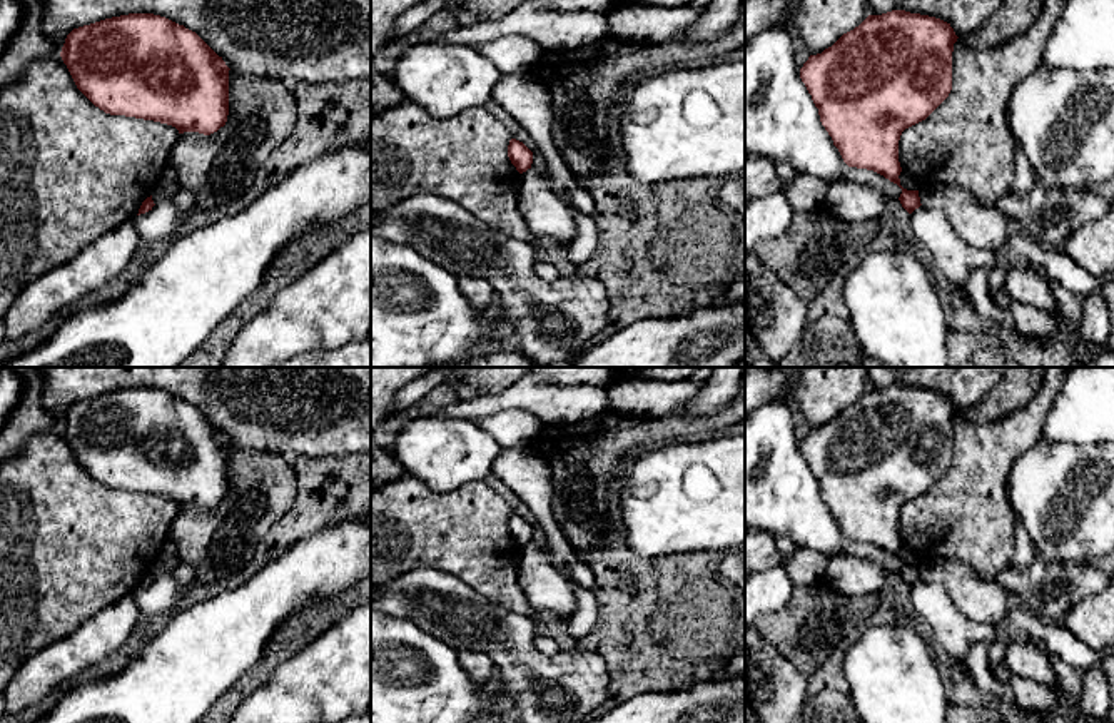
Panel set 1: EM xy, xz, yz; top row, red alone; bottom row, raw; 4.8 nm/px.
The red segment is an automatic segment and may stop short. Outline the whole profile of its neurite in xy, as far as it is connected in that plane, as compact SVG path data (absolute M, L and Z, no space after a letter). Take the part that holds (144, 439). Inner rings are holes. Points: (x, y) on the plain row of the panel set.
M154 387L73 402L60 431L100 484L210 509L229 489L229 441L195 406Z

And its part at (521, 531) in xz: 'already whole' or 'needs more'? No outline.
already whole

